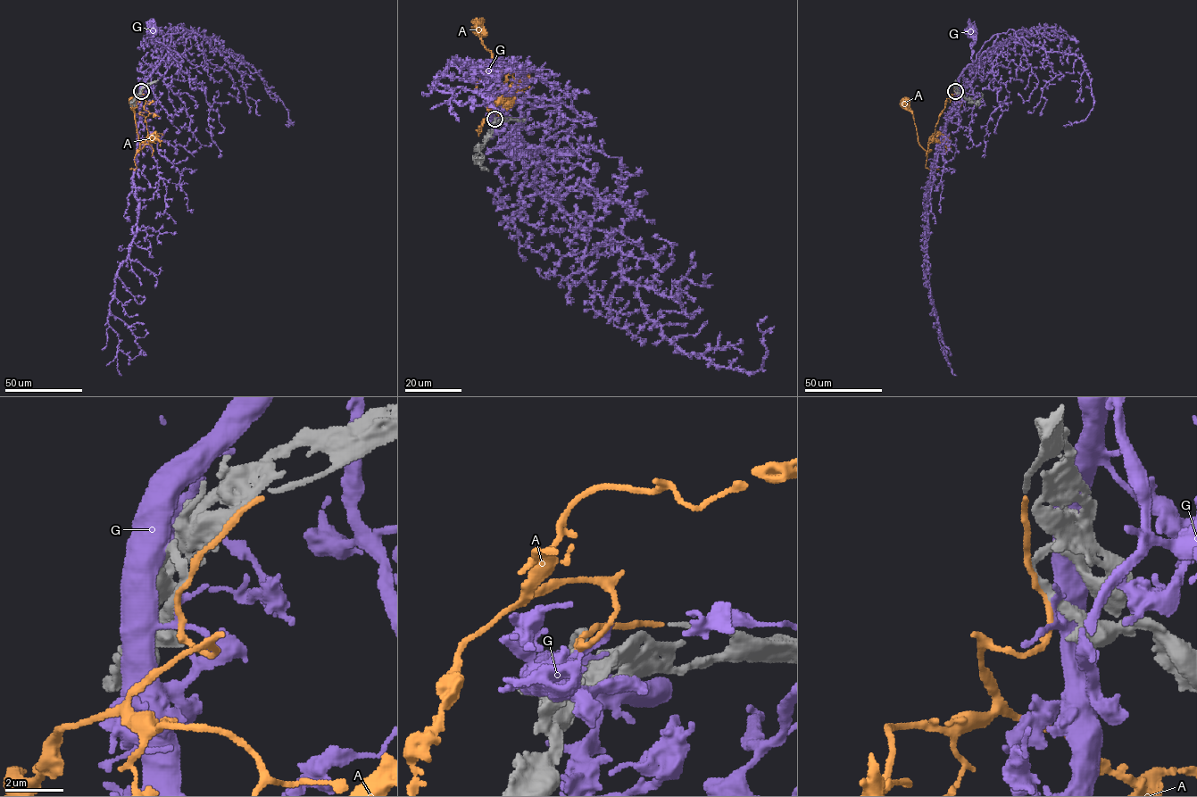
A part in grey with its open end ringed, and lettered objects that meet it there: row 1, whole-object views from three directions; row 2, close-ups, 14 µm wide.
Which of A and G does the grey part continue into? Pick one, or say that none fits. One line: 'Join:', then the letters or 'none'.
Join: A

